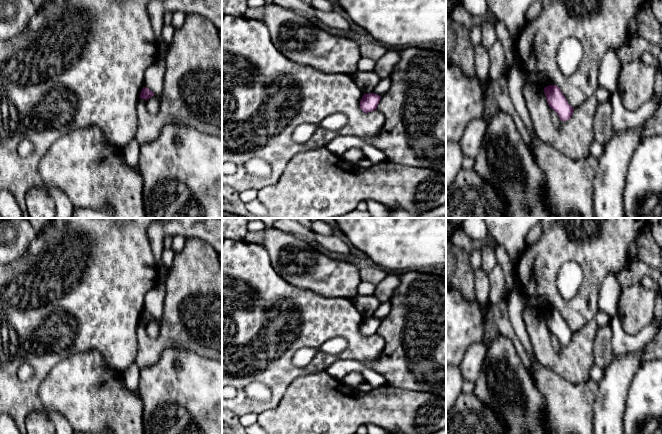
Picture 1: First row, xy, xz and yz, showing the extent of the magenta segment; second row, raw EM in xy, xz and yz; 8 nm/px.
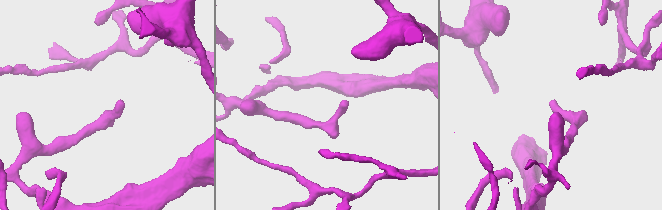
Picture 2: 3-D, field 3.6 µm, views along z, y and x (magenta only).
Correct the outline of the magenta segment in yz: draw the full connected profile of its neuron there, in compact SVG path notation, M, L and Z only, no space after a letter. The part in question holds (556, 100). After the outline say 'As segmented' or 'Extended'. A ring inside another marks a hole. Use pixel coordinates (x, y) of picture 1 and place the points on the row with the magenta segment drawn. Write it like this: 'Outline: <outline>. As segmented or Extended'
Outline: M549 85L544 88L544 93L550 108L552 108L562 121L572 117L574 108L568 103L558 86Z. As segmented

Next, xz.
Outline: M374 93L364 94L360 100L360 108L364 113L369 113L377 110L381 96Z. As segmented

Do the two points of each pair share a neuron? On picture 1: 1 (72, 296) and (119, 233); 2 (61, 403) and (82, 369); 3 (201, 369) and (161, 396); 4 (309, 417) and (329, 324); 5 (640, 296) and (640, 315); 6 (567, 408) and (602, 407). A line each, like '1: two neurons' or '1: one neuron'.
1: one neuron
2: one neuron
3: one neuron
4: two neurons
5: one neuron
6: two neurons

